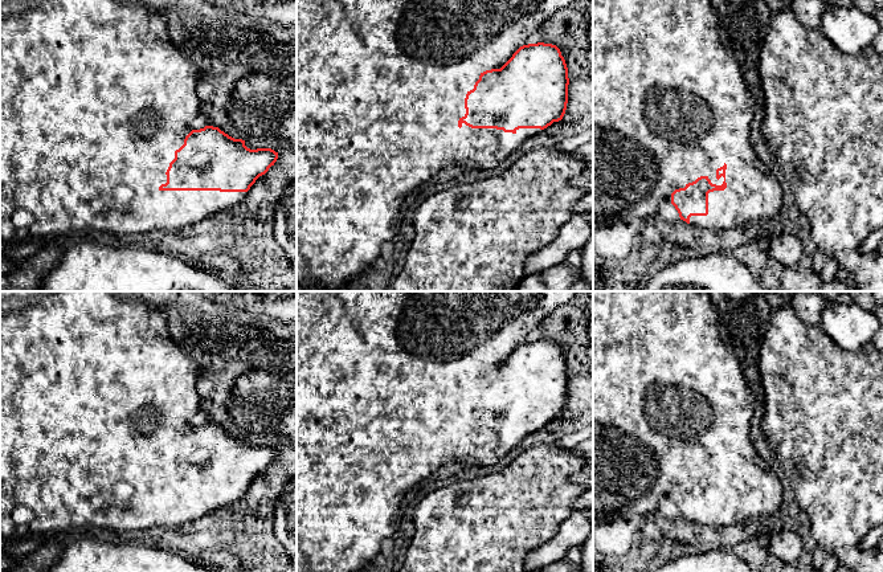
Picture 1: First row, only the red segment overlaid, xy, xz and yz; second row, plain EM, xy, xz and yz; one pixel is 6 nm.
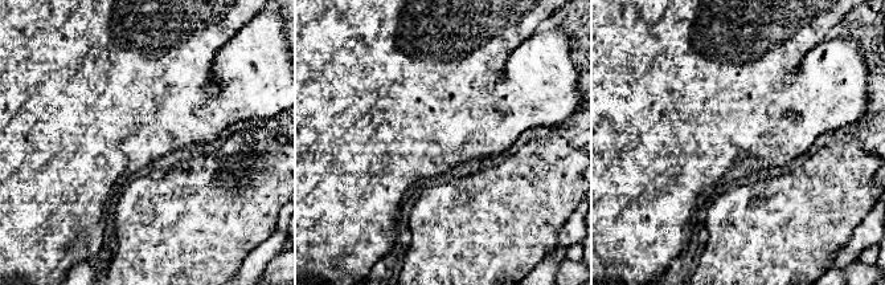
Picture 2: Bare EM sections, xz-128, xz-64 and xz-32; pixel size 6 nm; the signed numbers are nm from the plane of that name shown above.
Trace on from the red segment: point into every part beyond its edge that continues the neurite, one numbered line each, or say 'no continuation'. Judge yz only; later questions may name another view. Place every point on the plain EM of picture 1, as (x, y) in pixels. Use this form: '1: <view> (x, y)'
1: yz (670, 400)

